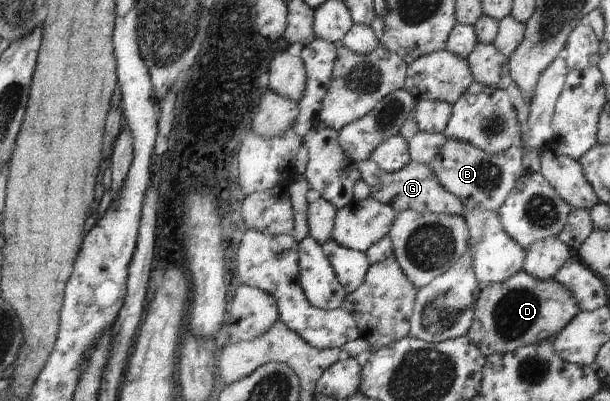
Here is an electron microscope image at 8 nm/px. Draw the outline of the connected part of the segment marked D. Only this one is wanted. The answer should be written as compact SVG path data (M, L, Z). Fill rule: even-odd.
M522 270L506 281L481 287L467 336L487 358L522 346L552 341L578 312L580 308L569 289L553 279L541 280Z

